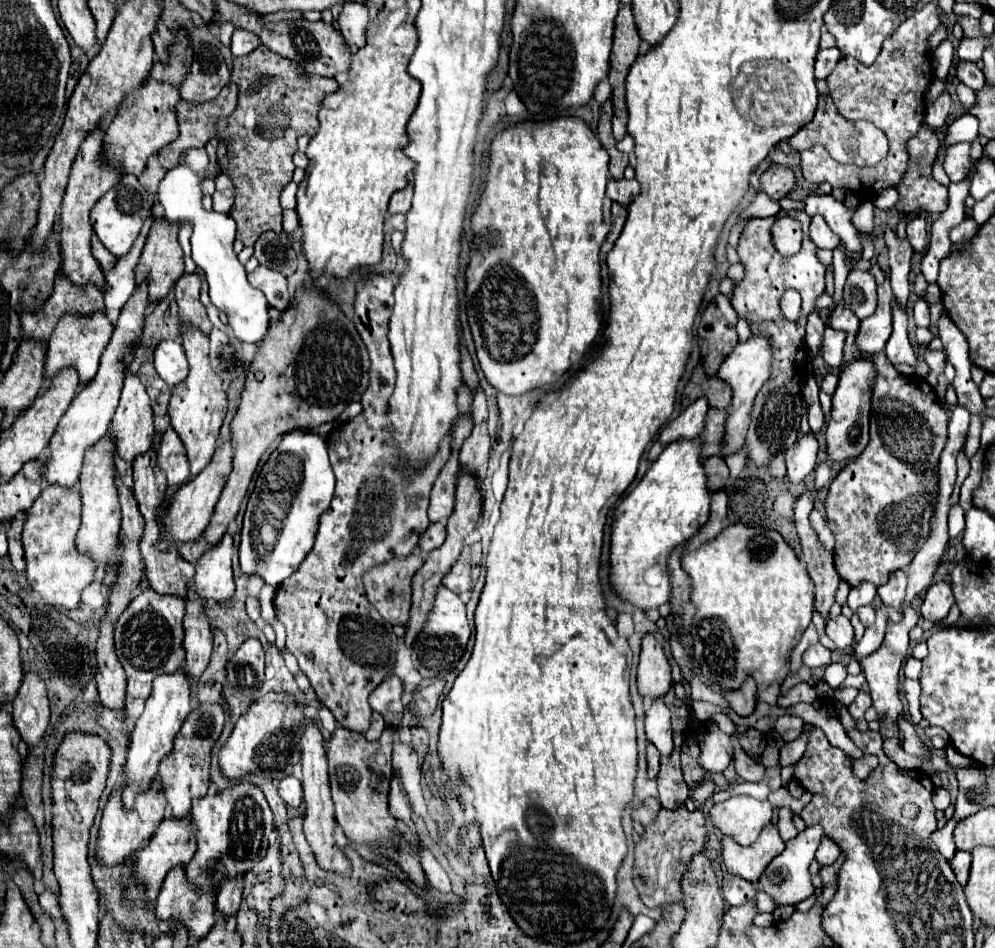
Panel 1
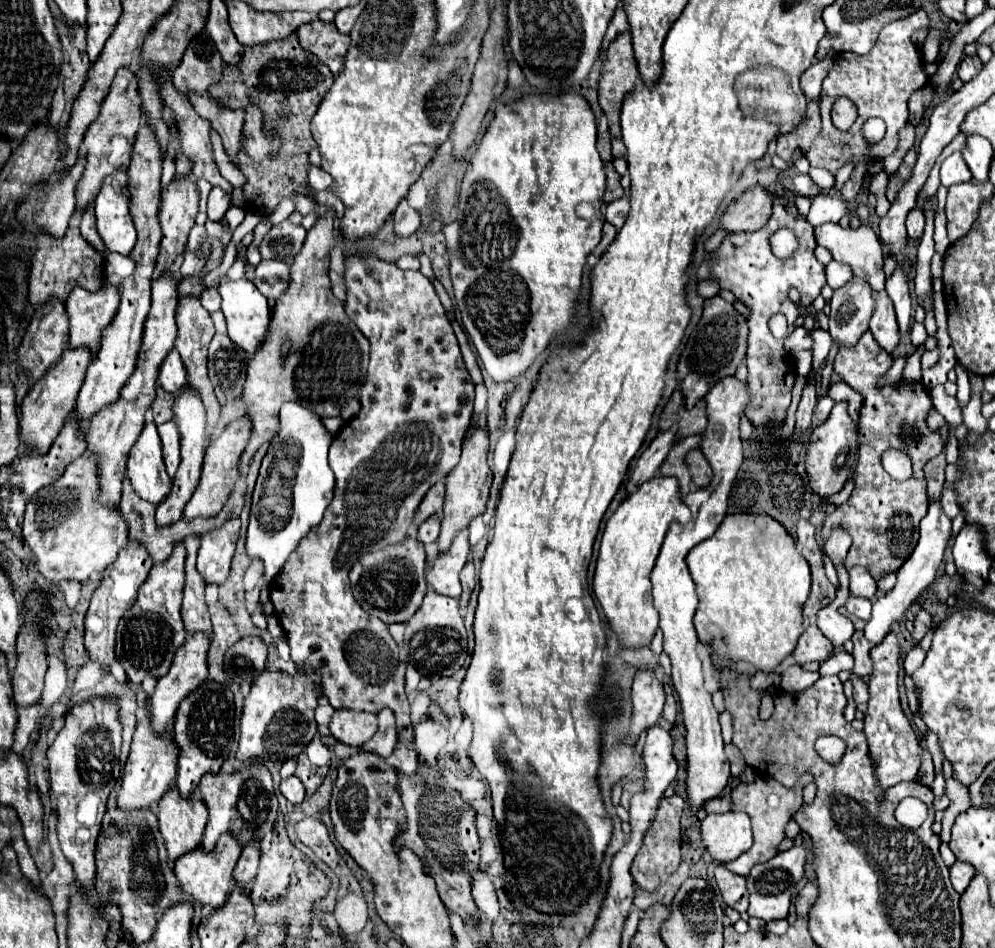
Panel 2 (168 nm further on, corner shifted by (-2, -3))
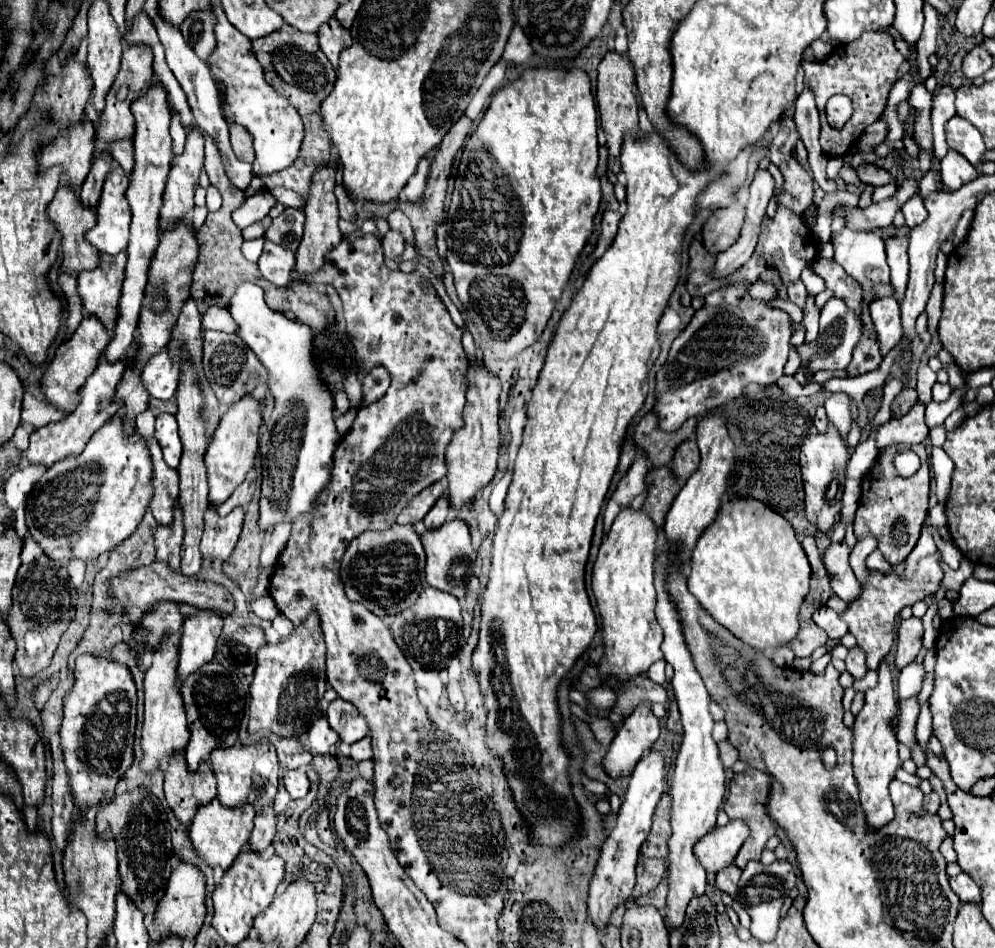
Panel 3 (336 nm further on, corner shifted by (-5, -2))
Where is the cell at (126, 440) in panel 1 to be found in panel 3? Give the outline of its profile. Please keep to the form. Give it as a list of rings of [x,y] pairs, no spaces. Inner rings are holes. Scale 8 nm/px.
[[[146,437],[150,459],[152,459],[152,479],[150,487],[154,491],[150,499],[150,511],[156,517],[158,523],[170,523],[172,521],[172,505],[180,493],[180,477],[176,469],[170,469],[160,451],[160,443],[154,437]]]

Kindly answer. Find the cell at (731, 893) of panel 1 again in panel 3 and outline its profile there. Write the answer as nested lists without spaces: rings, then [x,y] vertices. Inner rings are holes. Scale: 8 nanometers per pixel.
[[[728,865],[722,871],[716,873],[716,885],[720,891],[728,893],[730,897],[738,895],[738,881],[740,881],[742,871],[736,865]]]

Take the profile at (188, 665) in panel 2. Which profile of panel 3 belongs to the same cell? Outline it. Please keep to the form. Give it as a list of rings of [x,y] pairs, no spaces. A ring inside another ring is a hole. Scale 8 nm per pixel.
[[[198,611],[196,615],[186,617],[178,655],[178,681],[184,681],[186,675],[192,675],[200,665],[214,659],[222,623],[222,617],[214,611]]]

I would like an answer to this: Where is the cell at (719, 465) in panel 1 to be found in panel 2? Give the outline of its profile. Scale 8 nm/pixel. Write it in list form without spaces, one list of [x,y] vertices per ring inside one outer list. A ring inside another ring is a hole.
[[[693,448],[693,450],[687,452],[687,456],[685,456],[685,464],[689,466],[693,484],[695,484],[697,488],[707,486],[709,480],[713,478],[713,472],[711,472],[711,468],[709,468],[709,462],[705,460],[705,456],[703,456],[703,452],[701,452],[699,448]]]

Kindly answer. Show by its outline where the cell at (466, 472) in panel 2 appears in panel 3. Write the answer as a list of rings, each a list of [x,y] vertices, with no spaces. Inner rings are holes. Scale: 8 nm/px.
[[[470,365],[468,371],[468,395],[464,407],[464,427],[458,429],[452,437],[452,443],[446,449],[448,461],[448,499],[454,511],[468,505],[494,477],[498,467],[498,449],[502,445],[500,437],[500,413],[498,413],[498,395],[500,381],[496,375],[488,373],[486,367]]]

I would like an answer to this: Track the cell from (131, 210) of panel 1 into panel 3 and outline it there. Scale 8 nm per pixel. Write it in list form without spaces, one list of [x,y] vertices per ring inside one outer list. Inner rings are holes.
[[[114,163],[98,201],[96,227],[86,233],[88,243],[108,255],[118,255],[128,247],[130,207],[124,197],[126,187],[128,177],[124,177],[124,169]]]

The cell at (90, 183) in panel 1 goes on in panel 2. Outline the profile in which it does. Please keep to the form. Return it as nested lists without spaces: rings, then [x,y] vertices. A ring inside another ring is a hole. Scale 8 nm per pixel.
[[[125,66],[117,70],[117,76],[113,80],[113,86],[109,90],[109,96],[105,98],[101,112],[97,120],[87,128],[83,138],[83,148],[87,150],[87,164],[83,170],[81,180],[77,182],[77,208],[85,208],[85,204],[93,204],[97,192],[101,190],[101,180],[115,170],[127,170],[131,160],[131,150],[135,142],[135,134],[139,130],[139,124],[143,120],[141,110],[141,94],[137,90],[139,82],[135,72]],[[111,154],[115,154],[115,162],[111,162]]]

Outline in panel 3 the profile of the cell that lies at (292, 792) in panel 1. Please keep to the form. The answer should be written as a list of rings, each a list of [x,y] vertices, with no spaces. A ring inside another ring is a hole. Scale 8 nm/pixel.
[[[294,769],[294,771],[286,771],[284,773],[284,785],[288,789],[288,793],[292,795],[292,799],[302,799],[308,793],[310,781],[306,777],[306,769]]]

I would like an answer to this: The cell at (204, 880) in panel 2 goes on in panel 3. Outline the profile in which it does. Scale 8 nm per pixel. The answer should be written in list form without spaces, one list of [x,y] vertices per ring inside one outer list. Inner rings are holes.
[[[212,799],[208,805],[200,807],[200,811],[196,813],[196,817],[192,819],[190,825],[190,843],[194,847],[194,851],[206,859],[206,863],[214,869],[220,867],[222,871],[228,871],[230,865],[234,863],[234,859],[240,855],[240,851],[248,845],[250,841],[250,833],[252,833],[252,821],[254,821],[254,809],[252,807],[224,807],[222,803],[218,803],[218,799]]]

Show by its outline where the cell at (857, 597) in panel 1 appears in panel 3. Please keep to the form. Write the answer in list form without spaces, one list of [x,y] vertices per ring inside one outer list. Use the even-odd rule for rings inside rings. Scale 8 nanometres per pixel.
[[[862,539],[856,543],[856,547],[852,549],[852,555],[850,555],[850,567],[858,579],[860,585],[864,585],[868,579],[868,573],[866,573],[866,557],[876,549],[876,539]]]

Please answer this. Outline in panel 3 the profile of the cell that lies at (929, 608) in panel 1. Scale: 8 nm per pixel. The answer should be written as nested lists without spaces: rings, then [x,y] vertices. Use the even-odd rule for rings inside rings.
[[[910,617],[908,621],[900,623],[898,643],[896,643],[896,667],[898,669],[912,663],[912,659],[922,649],[922,633],[924,633],[924,627],[922,627],[922,619],[918,617]]]

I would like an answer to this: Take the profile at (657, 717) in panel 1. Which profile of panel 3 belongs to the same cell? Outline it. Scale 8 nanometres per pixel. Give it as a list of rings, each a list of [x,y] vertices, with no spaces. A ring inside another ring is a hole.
[[[650,749],[642,755],[642,759],[636,763],[630,783],[626,789],[626,797],[622,801],[618,821],[614,831],[610,831],[608,839],[604,841],[596,873],[590,883],[590,897],[588,897],[588,919],[598,931],[606,931],[608,919],[614,909],[624,905],[636,885],[636,863],[642,843],[648,837],[648,831],[652,829],[652,817],[656,813],[656,807],[660,803],[662,793],[666,791],[666,757],[662,751]]]

